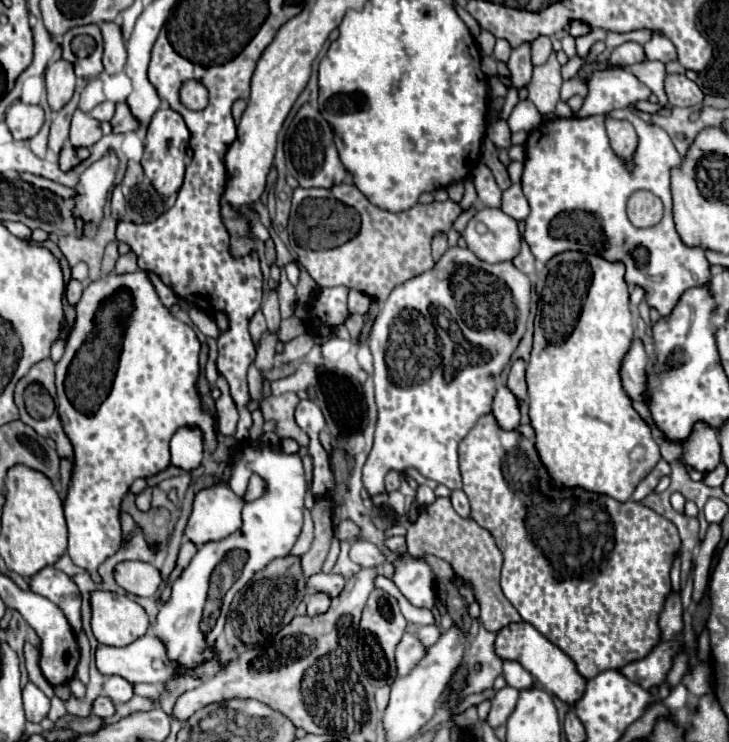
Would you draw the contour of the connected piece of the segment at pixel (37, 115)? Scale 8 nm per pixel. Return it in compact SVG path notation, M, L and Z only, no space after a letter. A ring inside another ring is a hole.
M14 103L6 111L6 125L14 139L32 139L44 123L44 111L38 105Z

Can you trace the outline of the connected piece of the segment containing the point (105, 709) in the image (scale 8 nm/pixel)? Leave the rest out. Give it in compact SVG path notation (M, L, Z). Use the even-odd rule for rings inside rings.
M100 695L100 697L92 703L92 713L96 713L96 715L102 717L102 719L112 717L112 713L114 713L114 703L112 703L106 695Z

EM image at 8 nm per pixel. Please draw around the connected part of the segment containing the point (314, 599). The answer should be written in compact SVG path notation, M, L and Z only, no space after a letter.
M312 593L308 597L308 609L306 609L306 615L314 617L314 615L320 615L320 613L326 613L326 609L330 607L330 597L326 593Z

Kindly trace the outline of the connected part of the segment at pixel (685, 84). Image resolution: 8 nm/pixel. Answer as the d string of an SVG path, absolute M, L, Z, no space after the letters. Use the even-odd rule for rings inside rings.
M684 74L666 75L664 87L666 87L670 105L674 107L692 107L702 103L704 99L704 93L700 91L700 87Z

